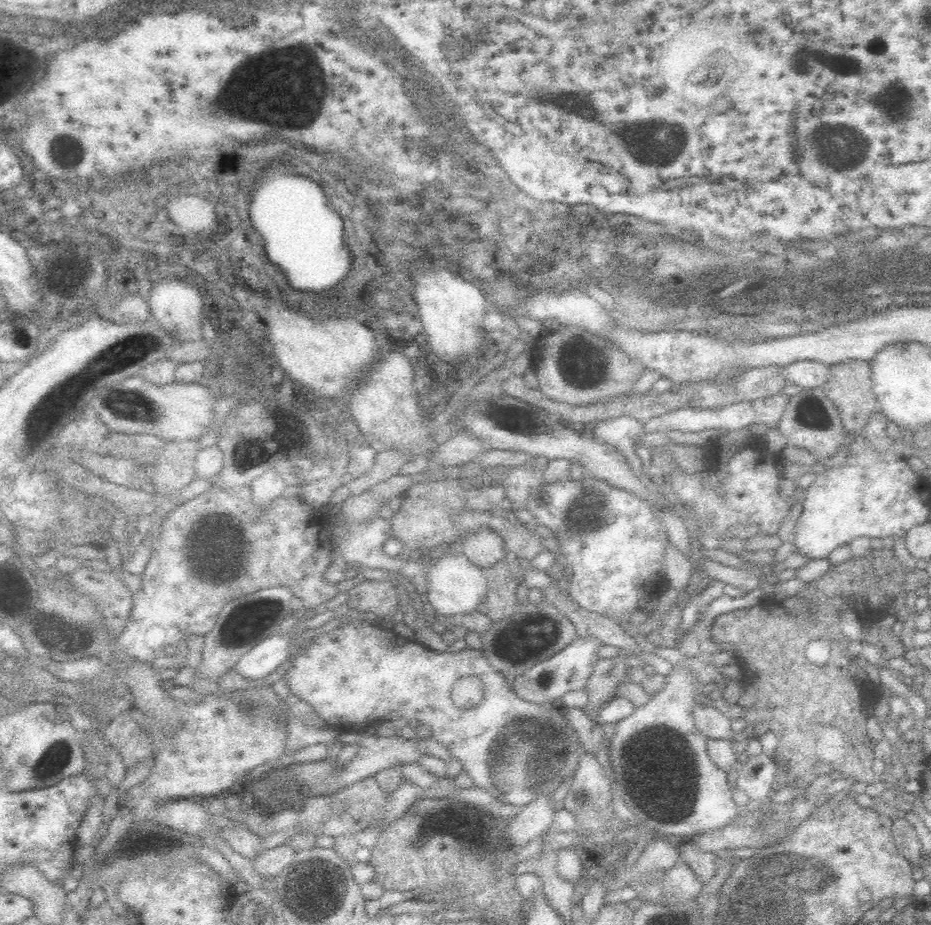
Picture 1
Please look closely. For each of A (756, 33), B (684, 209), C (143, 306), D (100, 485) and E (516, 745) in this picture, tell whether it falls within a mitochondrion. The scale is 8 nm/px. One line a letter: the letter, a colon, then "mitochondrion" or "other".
A: mitochondrion
B: other
C: other
D: other
E: mitochondrion

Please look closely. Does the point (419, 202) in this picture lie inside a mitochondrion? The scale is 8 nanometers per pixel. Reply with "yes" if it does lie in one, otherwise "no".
no

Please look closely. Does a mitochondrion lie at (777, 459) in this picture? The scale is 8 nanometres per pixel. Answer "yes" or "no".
no

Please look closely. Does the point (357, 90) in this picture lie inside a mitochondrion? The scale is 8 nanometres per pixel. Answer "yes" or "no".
no

